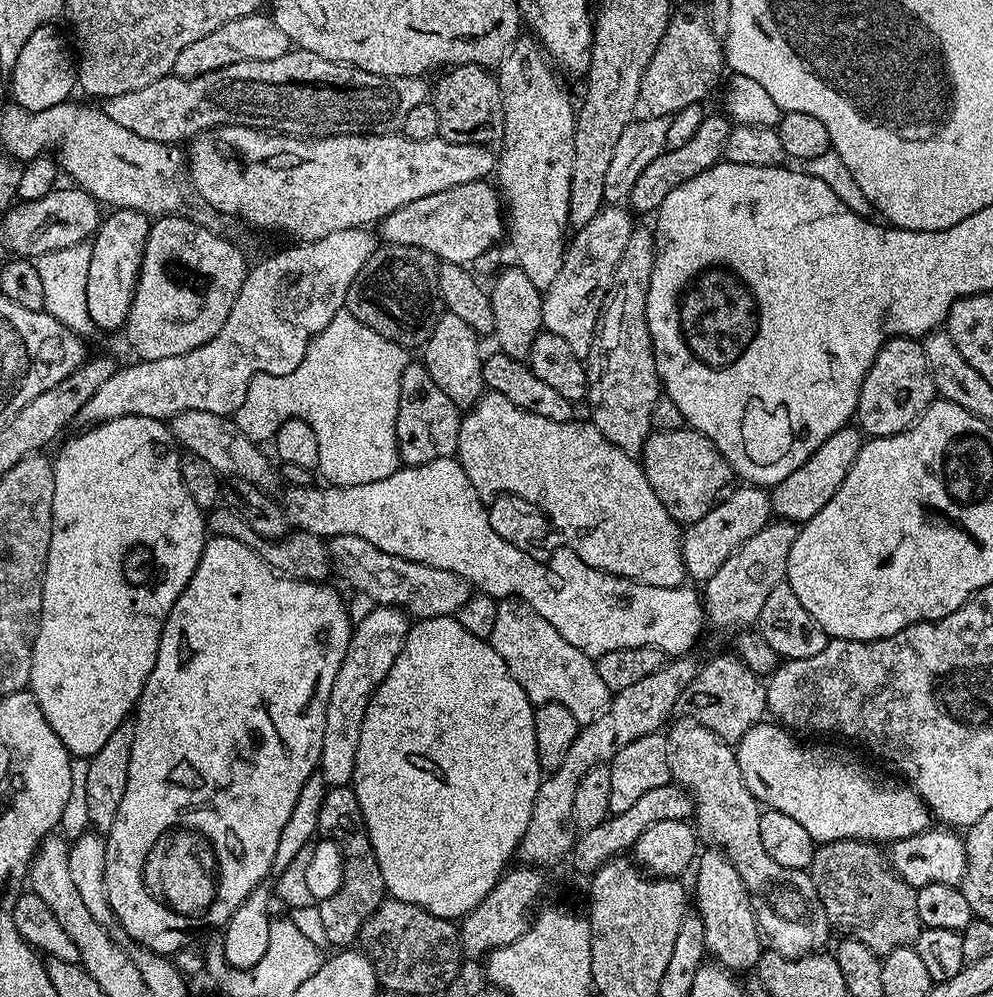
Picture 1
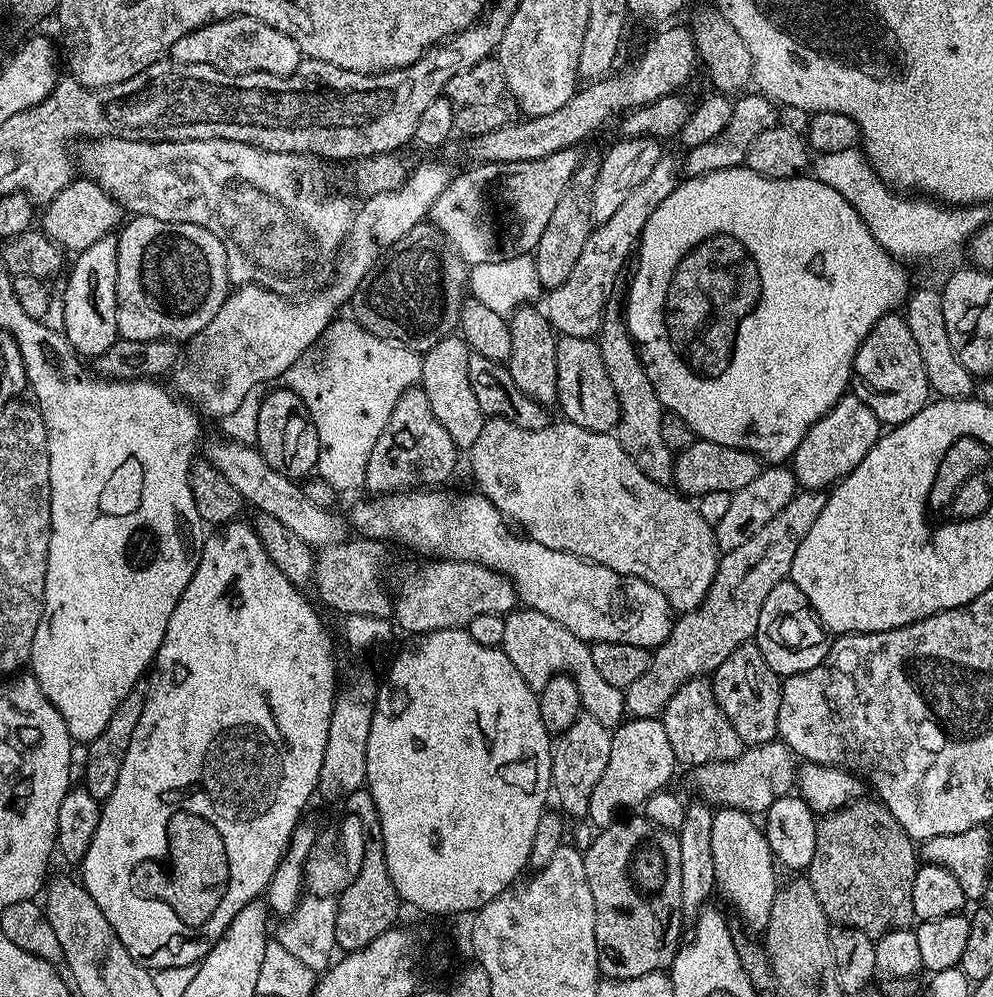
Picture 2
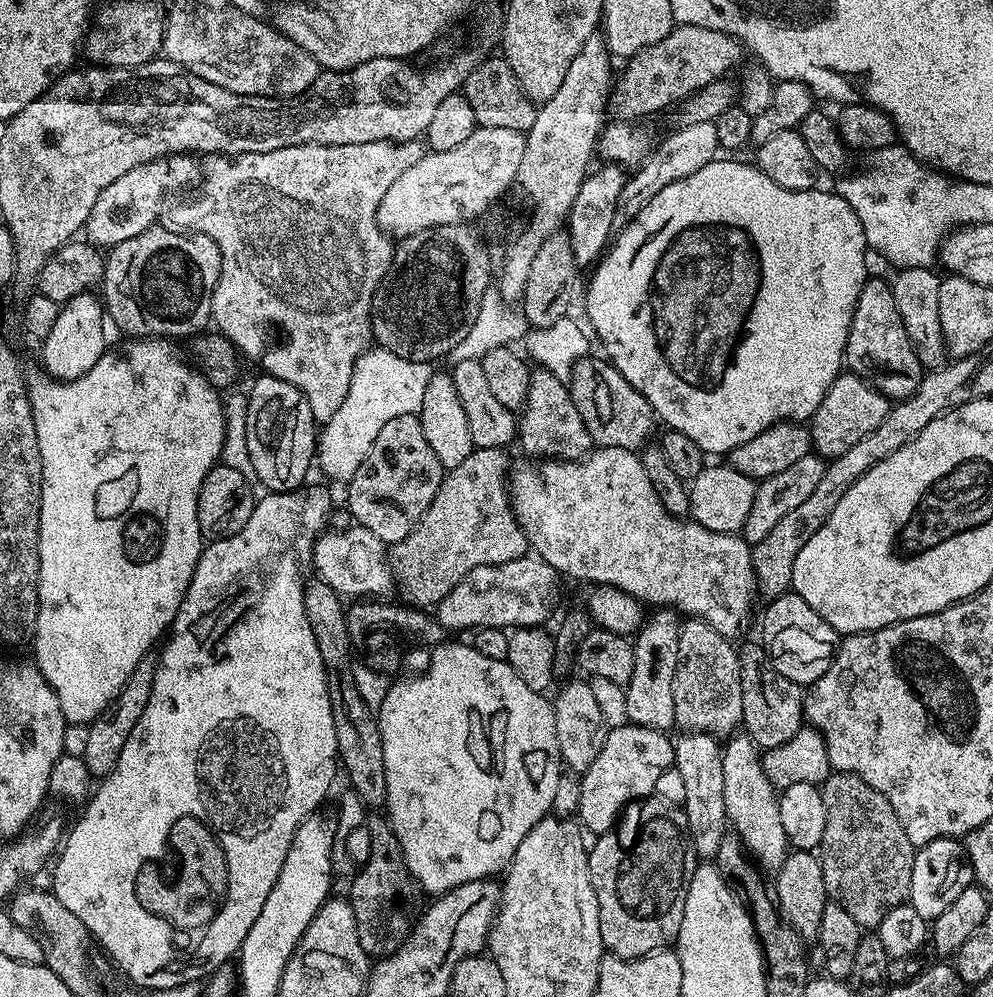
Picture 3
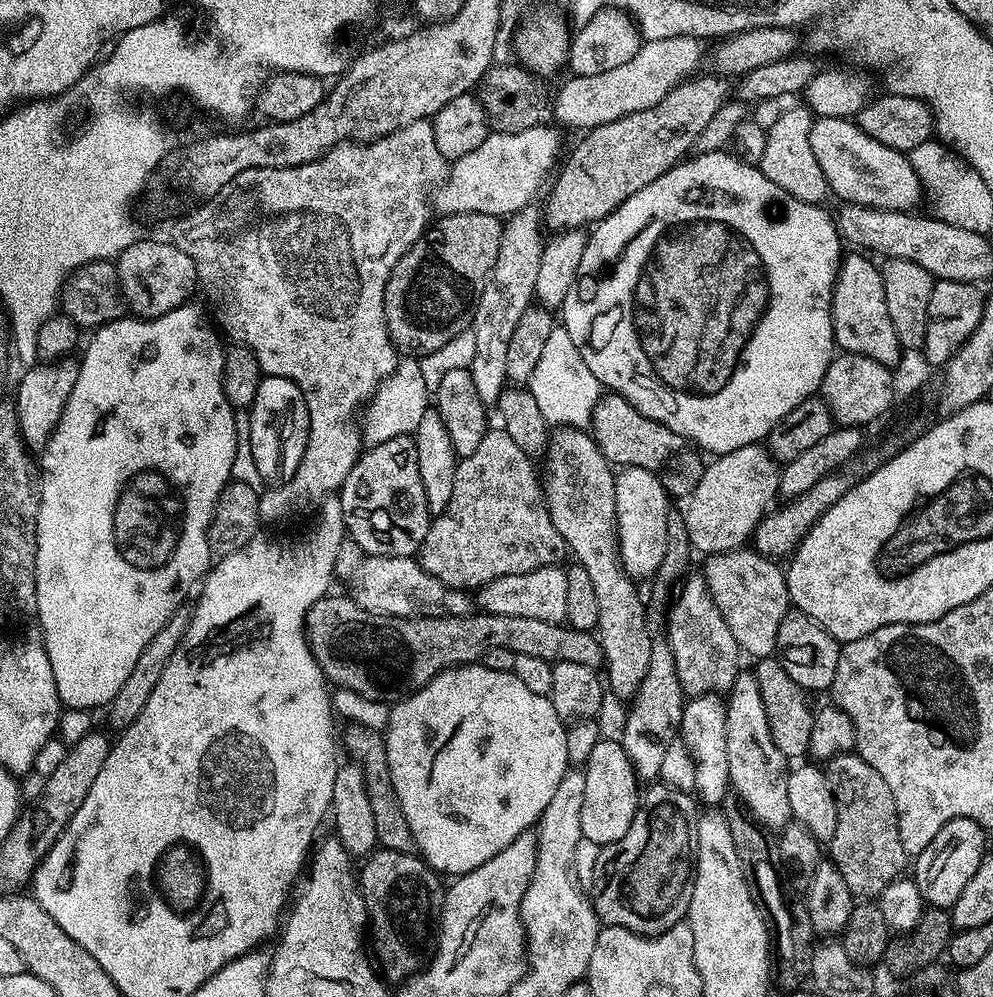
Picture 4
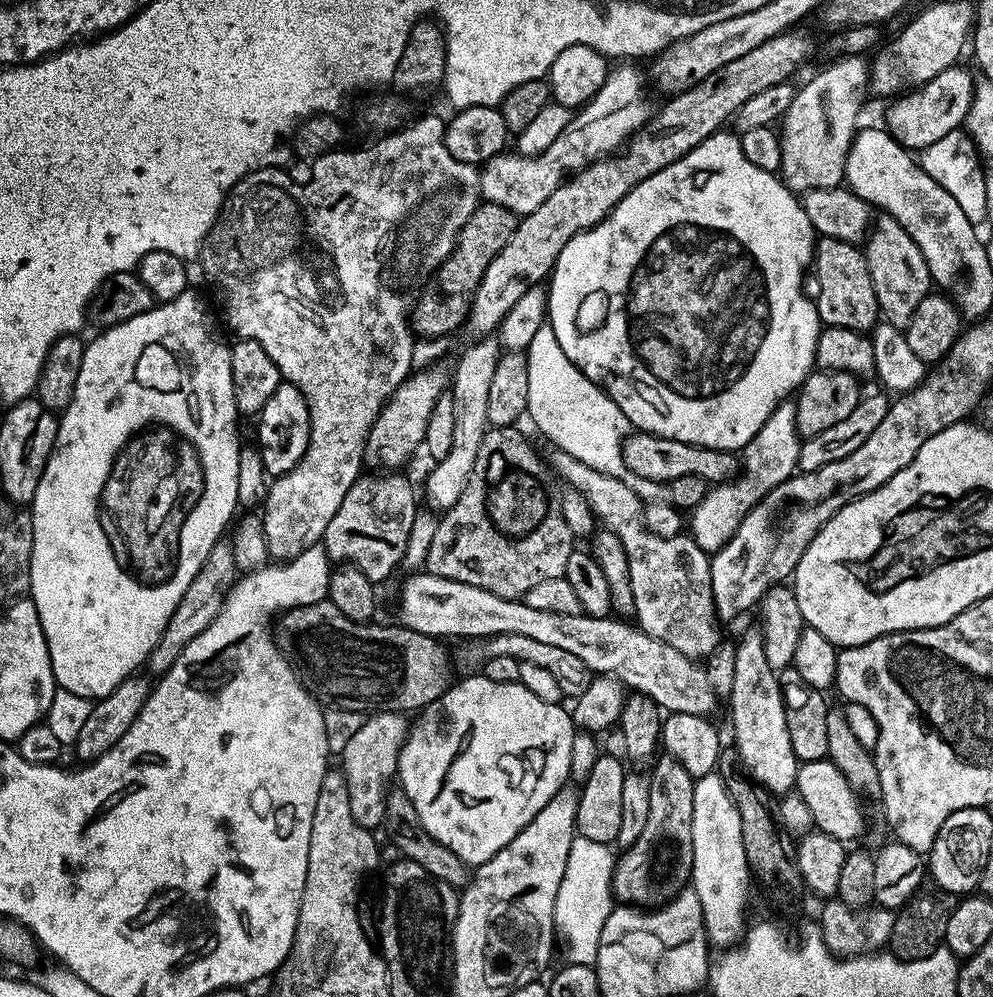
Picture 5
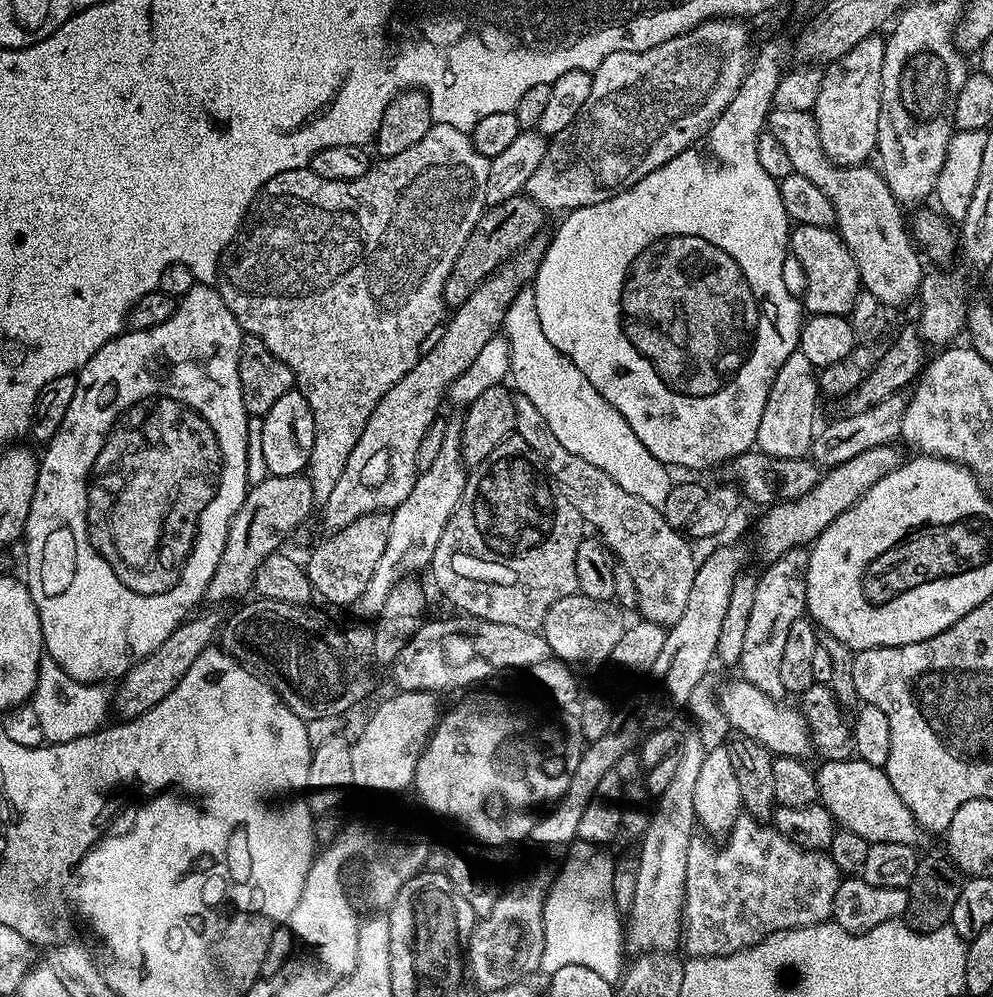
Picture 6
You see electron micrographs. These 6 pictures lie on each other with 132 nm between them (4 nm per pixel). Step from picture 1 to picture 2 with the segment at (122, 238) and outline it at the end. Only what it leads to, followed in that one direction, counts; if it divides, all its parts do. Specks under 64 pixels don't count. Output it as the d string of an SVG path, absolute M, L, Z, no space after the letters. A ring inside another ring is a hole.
M115 235L103 236L94 246L82 250L71 261L70 269L64 284L62 303L65 308L65 328L63 336L75 350L77 357L95 358L116 341L120 335L118 330L118 250ZM72 268L72 270L71 270Z

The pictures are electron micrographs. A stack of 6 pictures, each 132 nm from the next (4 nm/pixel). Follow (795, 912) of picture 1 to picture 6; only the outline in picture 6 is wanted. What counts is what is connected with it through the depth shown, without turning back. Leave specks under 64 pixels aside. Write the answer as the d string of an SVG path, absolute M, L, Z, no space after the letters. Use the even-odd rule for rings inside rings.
M516 396L514 418L515 435L521 436L526 446L539 454L548 479L568 499L570 506L579 510L585 525L592 527L593 524L597 528L593 529L608 545L609 553L618 563L626 566L634 578L634 586L638 590L639 615L665 626L678 622L678 618L682 618L682 610L686 610L698 563L698 556L692 553L685 533L672 528L661 509L650 506L650 502L642 502L642 498L634 498L634 494L626 494L626 490L622 490L622 486L618 486L618 482L614 482L606 470L598 470L598 466L586 462L586 458L570 454L570 450L566 450L566 446L554 438L554 430L546 426L546 418L538 414L530 398Z

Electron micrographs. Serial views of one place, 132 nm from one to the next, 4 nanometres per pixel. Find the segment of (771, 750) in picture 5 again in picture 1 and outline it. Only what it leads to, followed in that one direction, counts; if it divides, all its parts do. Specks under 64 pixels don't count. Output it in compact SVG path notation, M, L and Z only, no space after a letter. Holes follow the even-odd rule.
M712 846L699 853L698 859L694 864L694 873L696 872L696 896L694 892L694 908L700 913L702 926L704 927L704 946L707 955L715 963L721 964L727 968L729 973L744 972L748 974L755 969L757 962L762 955L762 941L760 931L756 925L756 915L750 902L750 894L734 866L729 862L728 857L724 855L721 849Z

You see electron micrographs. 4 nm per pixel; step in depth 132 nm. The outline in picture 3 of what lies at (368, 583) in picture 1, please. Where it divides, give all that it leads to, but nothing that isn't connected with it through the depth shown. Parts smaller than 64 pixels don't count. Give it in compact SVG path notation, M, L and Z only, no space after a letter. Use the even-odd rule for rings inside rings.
M525 554L517 560L494 566L478 566L478 570L470 570L470 574L466 574L466 578L462 578L462 582L458 582L458 586L454 586L454 590L450 590L450 594L446 594L446 598L435 605L434 615L444 629L452 631L453 628L456 632L463 628L534 628L543 625L543 620L552 612L552 603L556 600L556 580L558 573L541 556L535 554Z

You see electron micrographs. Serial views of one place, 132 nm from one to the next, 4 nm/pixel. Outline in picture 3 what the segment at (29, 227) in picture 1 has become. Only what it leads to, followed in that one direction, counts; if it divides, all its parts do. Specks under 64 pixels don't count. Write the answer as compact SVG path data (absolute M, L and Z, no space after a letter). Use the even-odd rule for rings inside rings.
M192 154L164 156L160 160L134 166L134 170L126 170L122 178L114 178L110 186L100 191L94 210L90 210L86 225L87 239L101 249L110 250L116 244L126 242L126 238L134 238L134 234L142 234L153 227L165 211L164 199L171 192L180 192L201 179L202 164L196 160L199 159Z

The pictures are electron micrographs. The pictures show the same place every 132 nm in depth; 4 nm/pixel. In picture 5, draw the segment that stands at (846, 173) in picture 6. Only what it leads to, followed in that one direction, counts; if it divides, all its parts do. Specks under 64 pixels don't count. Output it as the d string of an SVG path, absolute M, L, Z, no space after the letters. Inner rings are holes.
M880 214L875 217L862 251L870 266L870 278L874 282L881 317L890 326L907 330L910 318L914 318L914 310L918 310L918 302L929 296L933 287L932 275L926 266L926 258L922 258L922 250L914 238L898 226L893 216Z

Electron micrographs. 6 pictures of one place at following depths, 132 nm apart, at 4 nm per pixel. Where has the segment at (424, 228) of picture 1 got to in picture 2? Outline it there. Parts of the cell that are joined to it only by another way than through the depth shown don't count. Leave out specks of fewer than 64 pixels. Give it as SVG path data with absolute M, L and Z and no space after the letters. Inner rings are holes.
M579 147L567 148L530 162L477 163L469 172L455 175L438 196L431 223L442 230L469 266L535 253L562 190L582 162L580 151Z

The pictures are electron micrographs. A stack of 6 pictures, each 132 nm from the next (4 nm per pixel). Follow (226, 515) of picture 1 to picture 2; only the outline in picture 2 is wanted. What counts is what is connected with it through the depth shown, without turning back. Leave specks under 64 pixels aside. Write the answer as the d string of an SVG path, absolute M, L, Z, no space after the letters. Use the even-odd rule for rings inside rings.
M350 538L343 544L319 549L314 589L325 606L344 616L374 614L374 618L389 619L394 612L394 600L390 592L388 596L388 588L384 585L384 548L383 540Z

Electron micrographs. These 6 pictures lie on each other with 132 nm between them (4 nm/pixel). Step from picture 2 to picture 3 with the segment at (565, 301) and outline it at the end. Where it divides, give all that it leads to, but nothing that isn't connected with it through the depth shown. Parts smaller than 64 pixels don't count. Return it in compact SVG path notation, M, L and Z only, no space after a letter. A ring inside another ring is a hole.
M697 122L694 126L672 128L669 133L669 136L661 144L659 141L653 147L647 160L625 179L624 189L616 207L617 225L627 224L638 214L638 210L642 210L646 206L646 202L650 202L650 198L654 198L654 194L658 194L658 190L670 186L670 182L690 178L690 174L702 170L702 166L717 159L718 153L721 151L718 130L713 122Z

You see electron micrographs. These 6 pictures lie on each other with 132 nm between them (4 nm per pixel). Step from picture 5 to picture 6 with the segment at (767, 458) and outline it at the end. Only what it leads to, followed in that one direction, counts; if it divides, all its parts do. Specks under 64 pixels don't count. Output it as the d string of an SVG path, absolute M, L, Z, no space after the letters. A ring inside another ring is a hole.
M797 351L782 364L771 384L756 435L757 449L771 457L805 457L811 451L812 439L816 433L814 414L818 398L820 391L817 369L810 362L810 358Z

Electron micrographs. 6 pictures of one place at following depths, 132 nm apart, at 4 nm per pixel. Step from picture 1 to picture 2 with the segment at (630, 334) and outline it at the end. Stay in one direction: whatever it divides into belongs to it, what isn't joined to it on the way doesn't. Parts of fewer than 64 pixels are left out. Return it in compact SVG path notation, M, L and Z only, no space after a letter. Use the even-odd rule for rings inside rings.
M616 298L609 299L604 307L604 322L600 325L598 343L602 362L606 364L606 374L610 374L610 382L614 382L614 394L618 394L620 422L614 432L622 450L634 458L634 466L638 466L646 478L659 484L671 485L674 453L666 446L666 442L662 442L662 418L666 410L660 405L658 394L646 374L644 363L640 360L640 351L628 332L621 301L616 301Z

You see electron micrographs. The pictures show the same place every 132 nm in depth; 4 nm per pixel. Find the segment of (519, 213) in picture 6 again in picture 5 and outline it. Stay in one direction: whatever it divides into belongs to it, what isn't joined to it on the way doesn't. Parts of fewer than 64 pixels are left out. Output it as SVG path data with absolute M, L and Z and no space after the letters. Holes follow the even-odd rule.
M487 202L477 204L466 226L462 226L454 250L419 293L410 316L412 330L417 337L448 338L459 324L461 327L467 321L468 311L472 308L472 299L482 282L482 274L486 274L486 266L490 266L498 250L502 250L502 246L510 242L510 234L514 234L517 223L516 213L506 210L506 206Z

